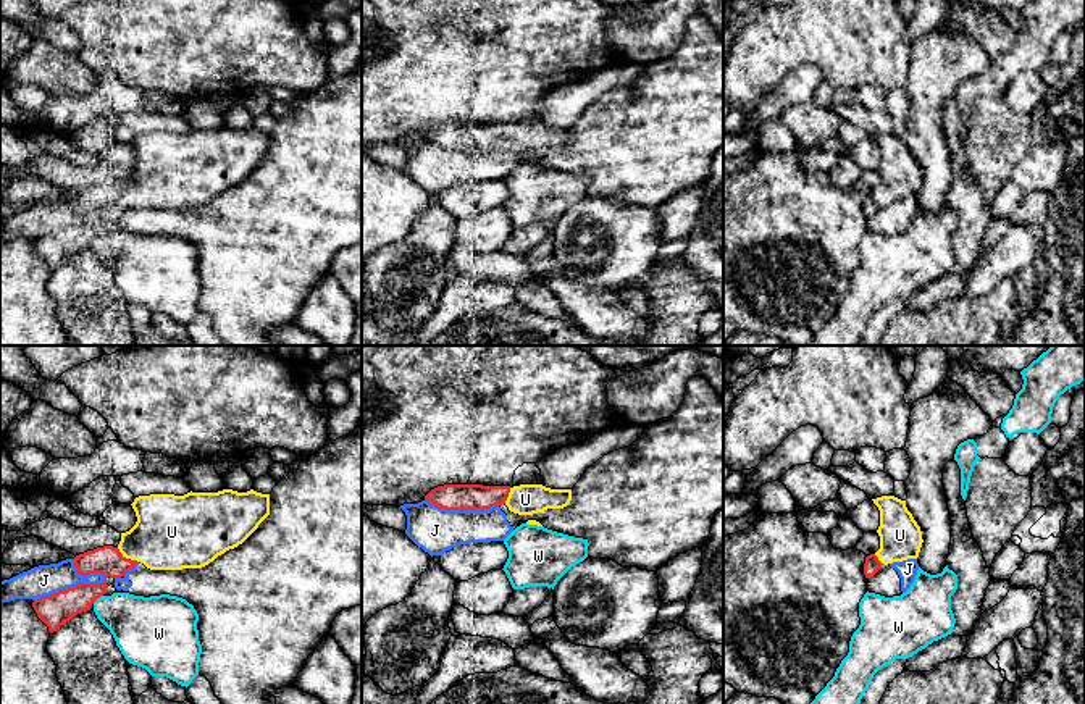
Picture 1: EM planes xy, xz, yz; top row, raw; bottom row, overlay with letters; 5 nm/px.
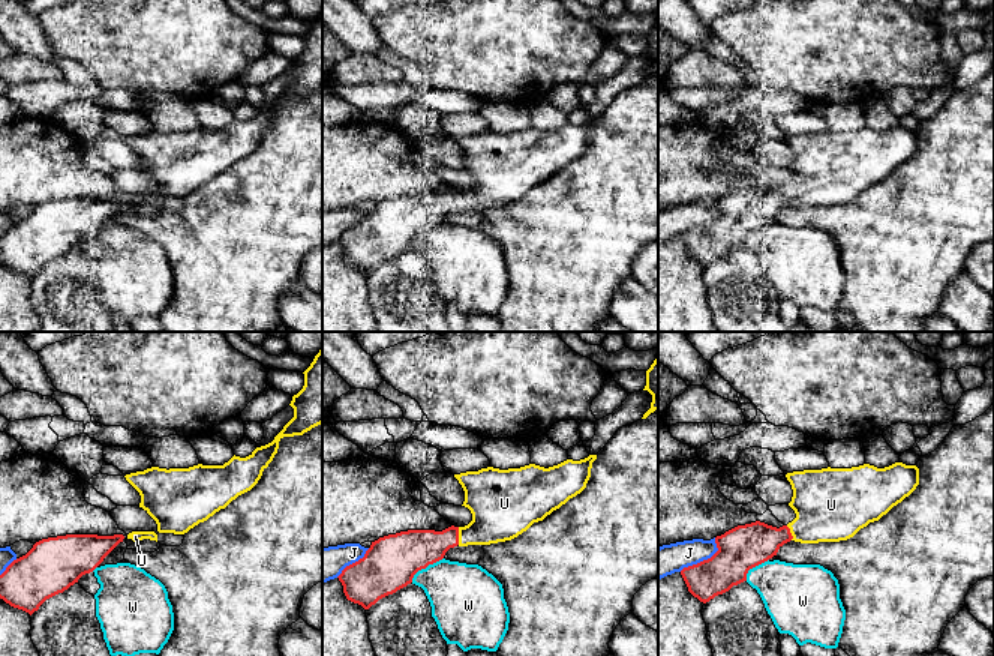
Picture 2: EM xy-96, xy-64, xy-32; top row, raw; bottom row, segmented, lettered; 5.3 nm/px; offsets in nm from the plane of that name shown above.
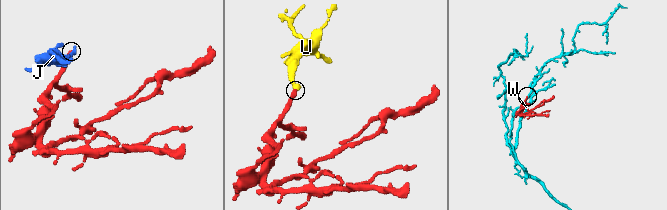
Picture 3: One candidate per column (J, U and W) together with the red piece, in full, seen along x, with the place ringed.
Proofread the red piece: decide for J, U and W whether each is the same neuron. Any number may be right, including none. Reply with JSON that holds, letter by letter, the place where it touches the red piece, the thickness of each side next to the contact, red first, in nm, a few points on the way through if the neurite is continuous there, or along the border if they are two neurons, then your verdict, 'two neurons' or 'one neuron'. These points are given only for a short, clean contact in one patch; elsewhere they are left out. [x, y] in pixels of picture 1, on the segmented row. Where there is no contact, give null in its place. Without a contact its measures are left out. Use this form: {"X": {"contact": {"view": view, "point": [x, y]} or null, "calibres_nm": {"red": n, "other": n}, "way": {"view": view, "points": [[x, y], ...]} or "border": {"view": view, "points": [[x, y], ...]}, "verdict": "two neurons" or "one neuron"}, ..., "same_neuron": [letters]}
{"J": {"contact": {"view": "xy", "point": [70, 588]}, "calibres_nm": {"red": 160, "other": 160}, "verdict": "two neurons"}, "U": {"contact": {"view": "xy", "point": [128, 559]}, "calibres_nm": {"red": 150, "other": 360}, "verdict": "one neuron"}, "W": {"contact": {"view": "xy", "point": [97, 598]}, "calibres_nm": {"red": 160, "other": 280}, "verdict": "two neurons"}, "same_neuron": ["U"]}

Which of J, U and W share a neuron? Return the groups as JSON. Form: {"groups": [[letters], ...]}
{"groups": [["J"], ["U"], ["W"]]}

